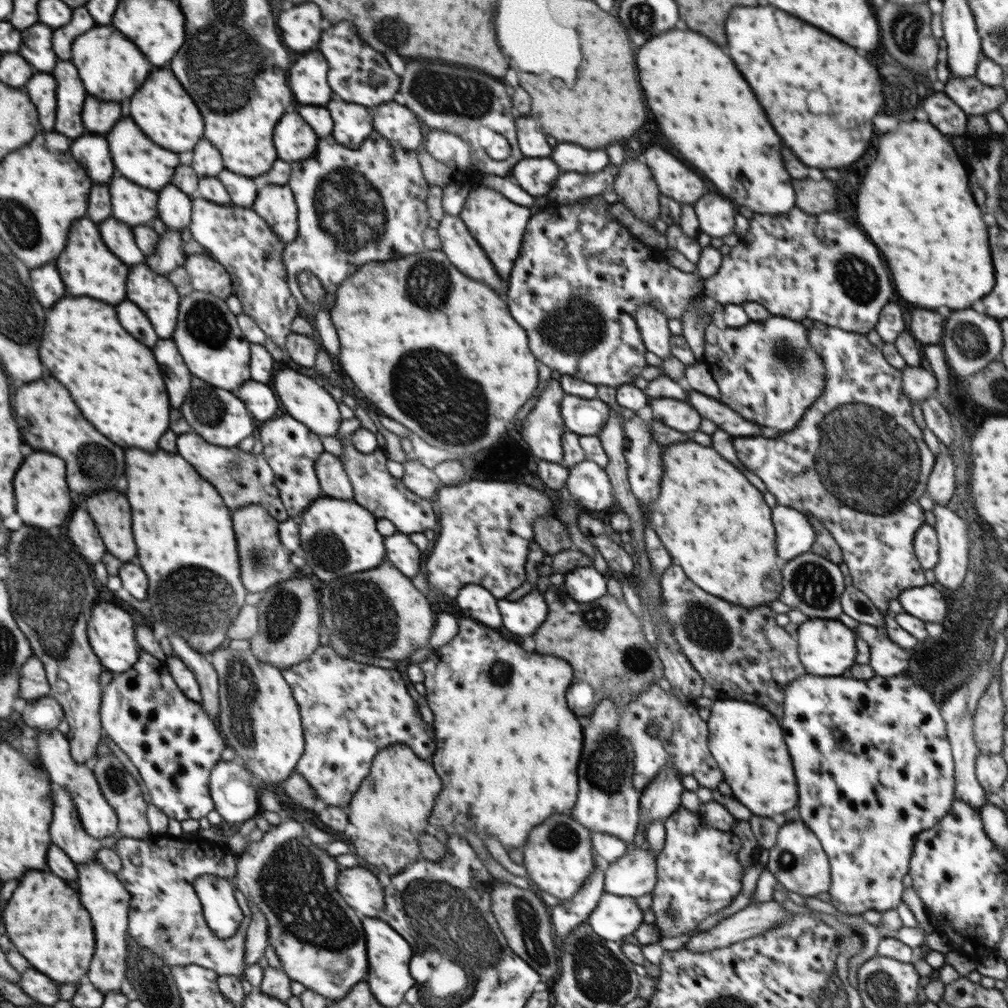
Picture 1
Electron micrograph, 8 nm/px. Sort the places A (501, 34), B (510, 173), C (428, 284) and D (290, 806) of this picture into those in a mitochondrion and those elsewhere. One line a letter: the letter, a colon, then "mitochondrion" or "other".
A: other
B: other
C: mitochondrion
D: other

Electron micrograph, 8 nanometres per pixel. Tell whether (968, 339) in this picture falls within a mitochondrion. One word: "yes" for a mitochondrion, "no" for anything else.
yes

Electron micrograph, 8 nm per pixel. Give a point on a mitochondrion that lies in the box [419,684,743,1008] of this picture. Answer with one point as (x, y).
(600, 974)

